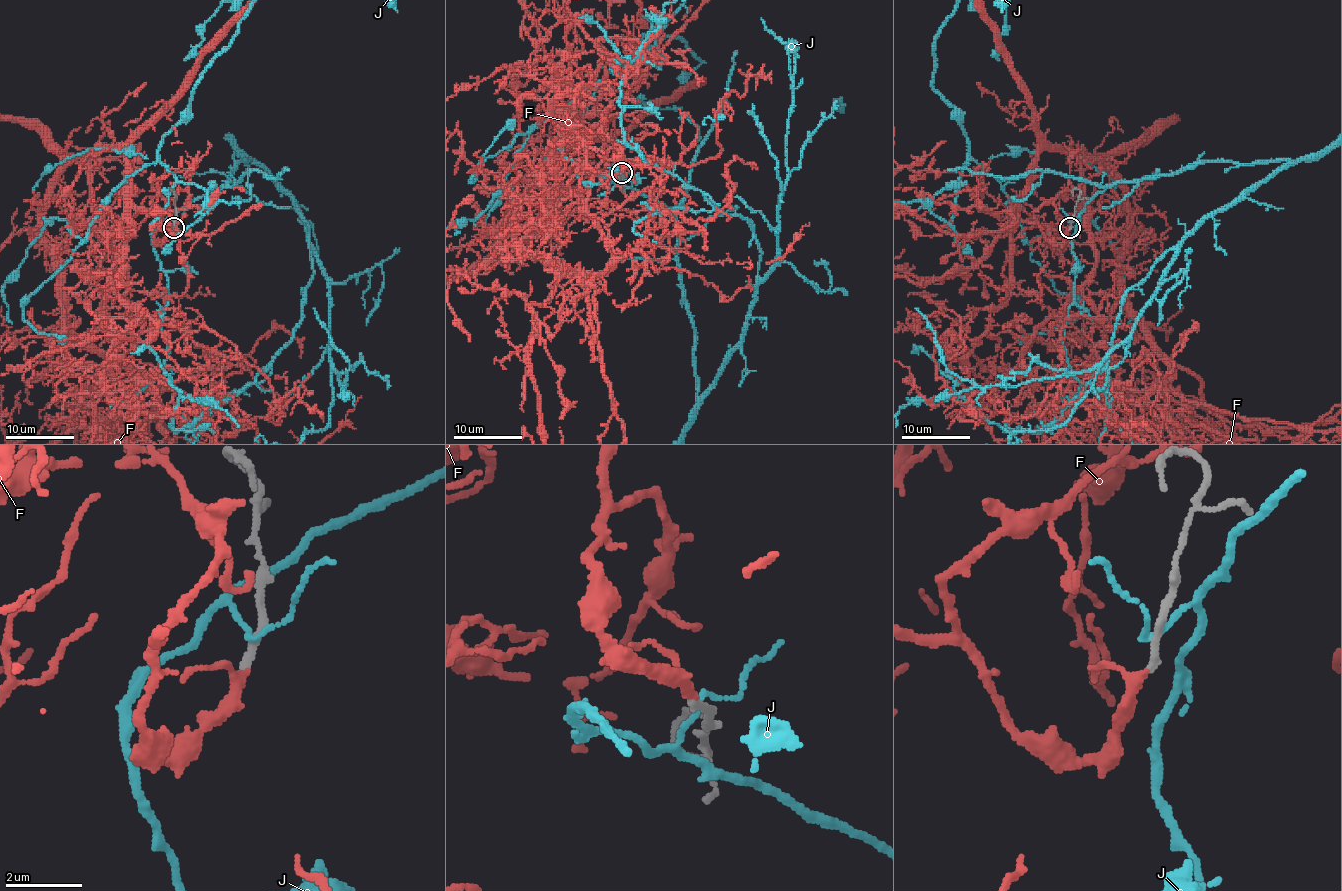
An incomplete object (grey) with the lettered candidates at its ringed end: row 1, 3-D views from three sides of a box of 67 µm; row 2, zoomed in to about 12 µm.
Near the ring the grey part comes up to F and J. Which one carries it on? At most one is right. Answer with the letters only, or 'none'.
F

